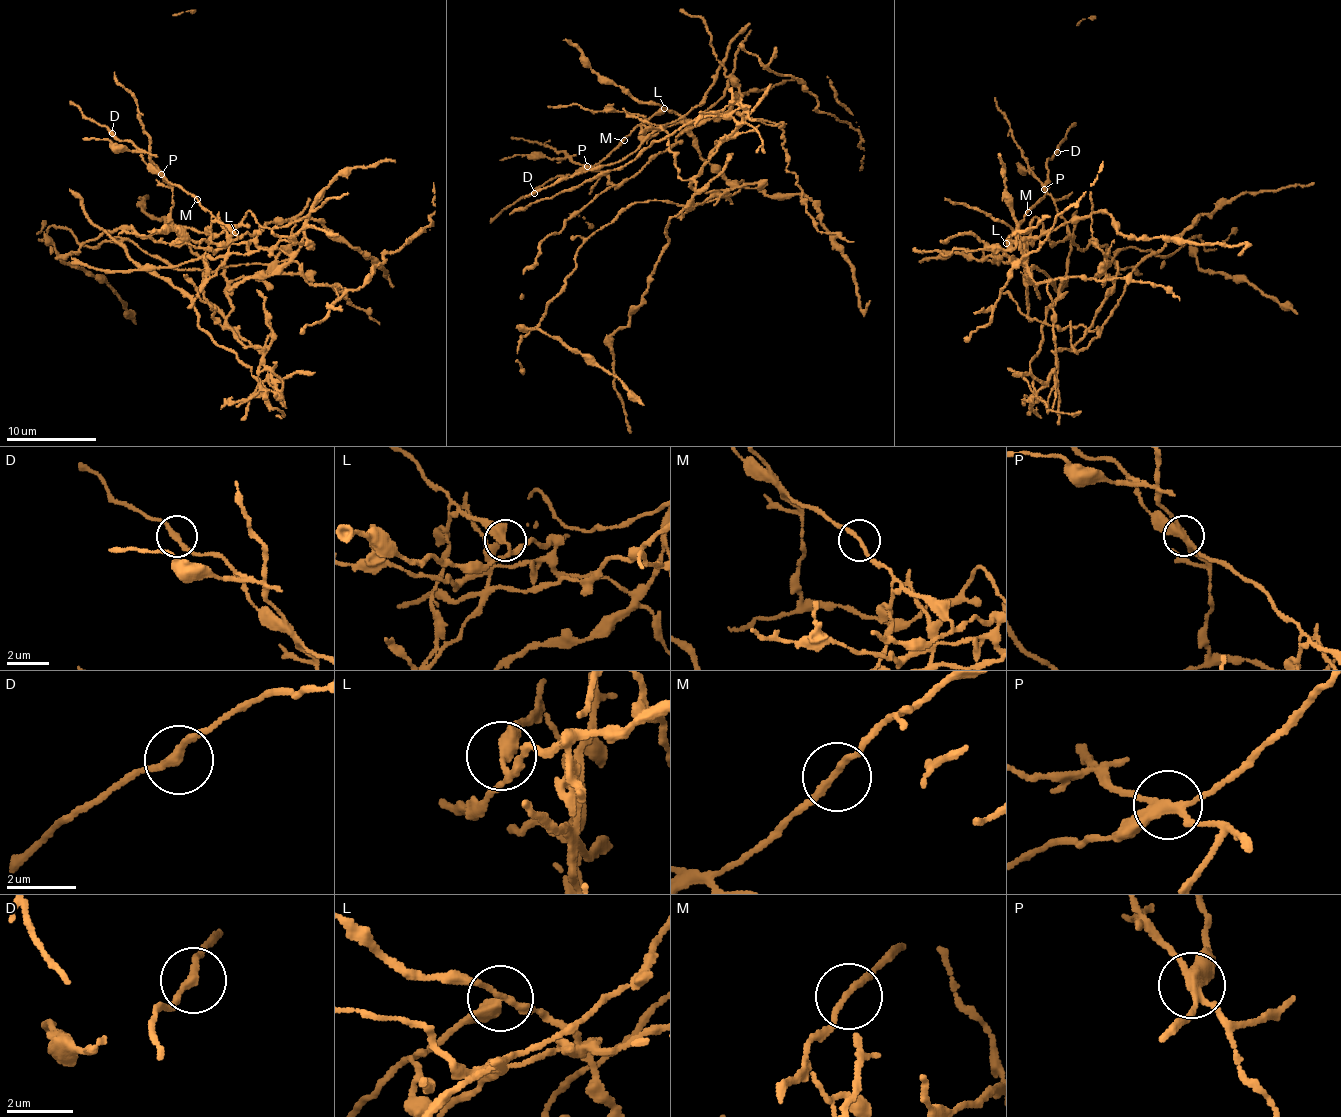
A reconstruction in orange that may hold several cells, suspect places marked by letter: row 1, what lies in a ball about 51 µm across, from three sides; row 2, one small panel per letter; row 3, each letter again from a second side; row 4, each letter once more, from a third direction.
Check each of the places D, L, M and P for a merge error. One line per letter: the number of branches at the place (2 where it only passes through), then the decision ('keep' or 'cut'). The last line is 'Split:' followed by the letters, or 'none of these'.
D: branches 2; keep
L: branches 3; cut
M: branches 2; keep
P: branches 4; cut
Split: L, P

